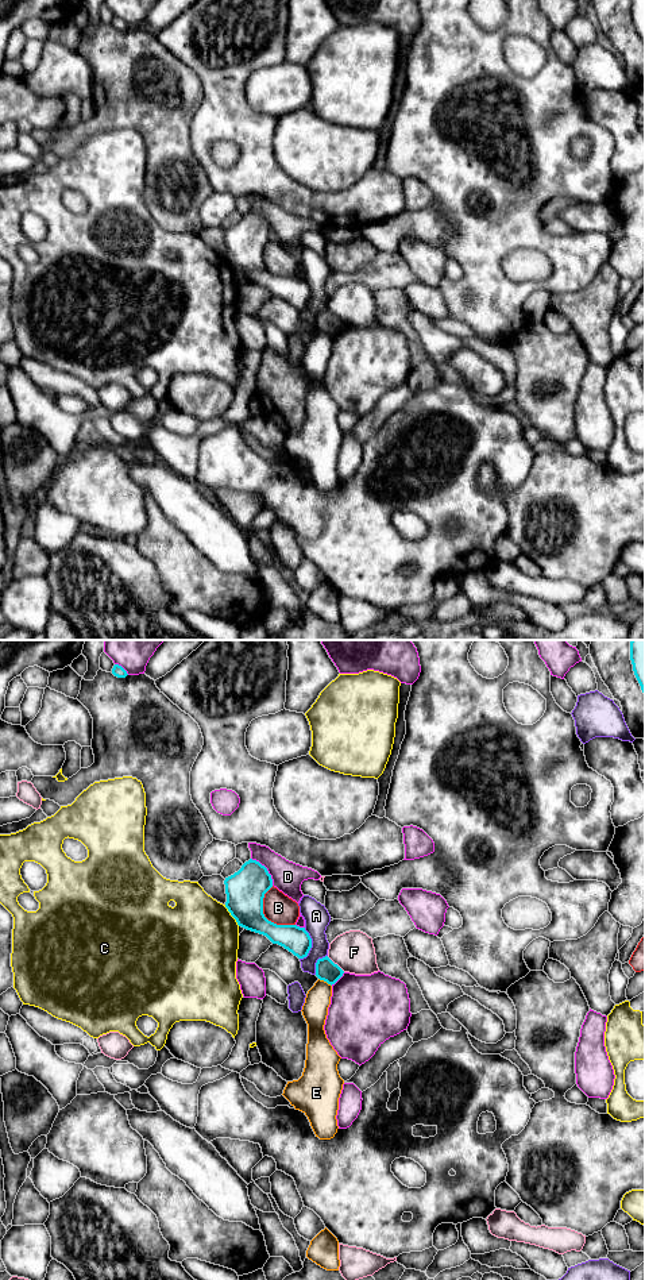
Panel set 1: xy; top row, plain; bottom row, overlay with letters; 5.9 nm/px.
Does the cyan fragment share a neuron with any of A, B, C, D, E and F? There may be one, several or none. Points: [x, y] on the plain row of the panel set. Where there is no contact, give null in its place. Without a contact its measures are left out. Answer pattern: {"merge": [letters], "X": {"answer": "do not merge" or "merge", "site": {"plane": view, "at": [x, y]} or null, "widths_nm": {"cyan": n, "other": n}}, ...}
{"merge": [], "A": {"answer": "do not merge", "site": {"plane": "xy", "at": [311, 297]}, "widths_nm": {"cyan": 160, "other": 150}}, "B": {"answer": "do not merge", "site": {"plane": "xy", "at": [263, 268]}, "widths_nm": {"cyan": 240, "other": 180}}, "C": {"answer": "do not merge", "site": {"plane": "xy", "at": [231, 266]}, "widths_nm": {"cyan": 240, "other": 480}}, "D": {"answer": "do not merge", "site": {"plane": "xy", "at": [266, 222]}, "widths_nm": {"cyan": 240, "other": 190}}, "E": {"answer": "do not merge", "site": {"plane": "xy", "at": [325, 332]}, "widths_nm": {"cyan": 130, "other": 160}}, "F": {"answer": "do not merge", "site": {"plane": "xy", "at": [336, 316]}, "widths_nm": {"cyan": 130, "other": 240}}}

